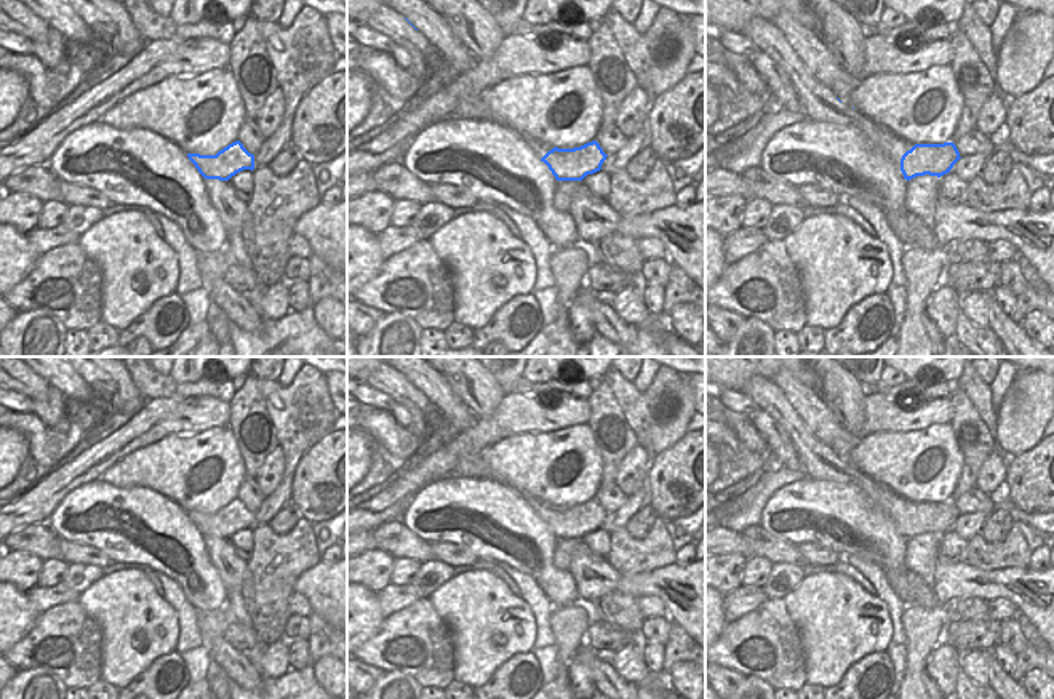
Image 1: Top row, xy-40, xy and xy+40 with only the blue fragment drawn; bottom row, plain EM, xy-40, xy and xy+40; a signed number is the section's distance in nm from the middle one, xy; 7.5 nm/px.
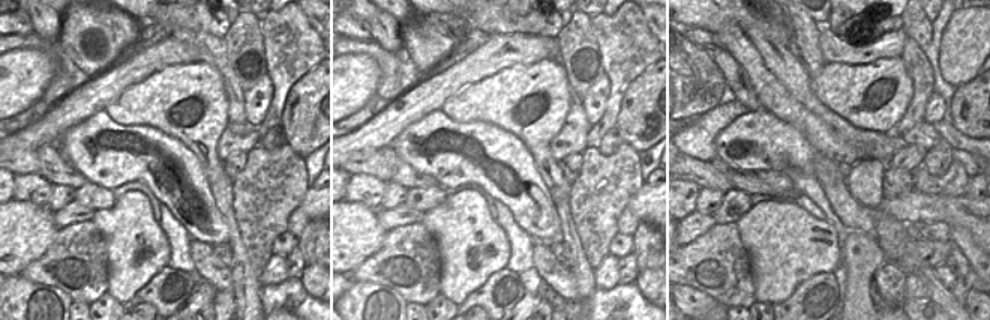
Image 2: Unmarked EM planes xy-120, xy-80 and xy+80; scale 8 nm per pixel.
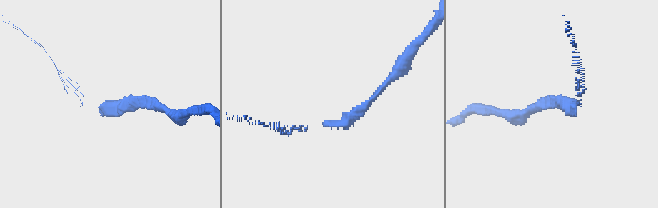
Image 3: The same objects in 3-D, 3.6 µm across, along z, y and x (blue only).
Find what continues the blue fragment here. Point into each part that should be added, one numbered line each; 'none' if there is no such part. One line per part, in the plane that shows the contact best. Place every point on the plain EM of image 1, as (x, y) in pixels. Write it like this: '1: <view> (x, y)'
1: xy (383, 378)

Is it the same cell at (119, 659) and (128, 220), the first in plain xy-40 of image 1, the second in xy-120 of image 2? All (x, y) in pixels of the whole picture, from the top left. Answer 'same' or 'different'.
same

